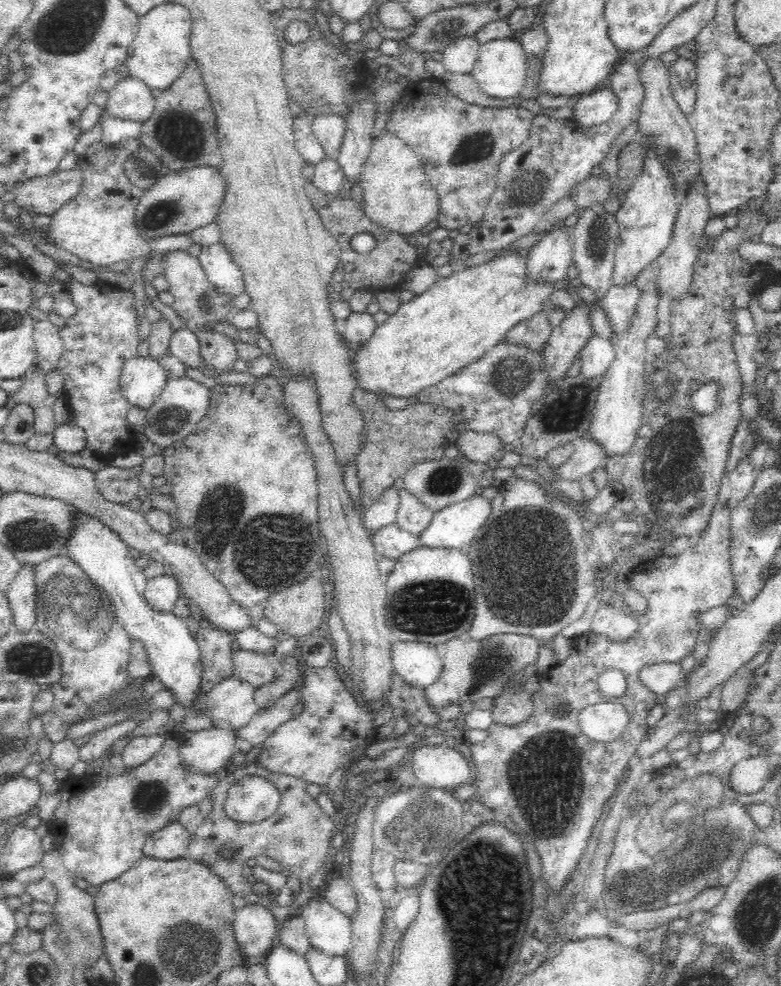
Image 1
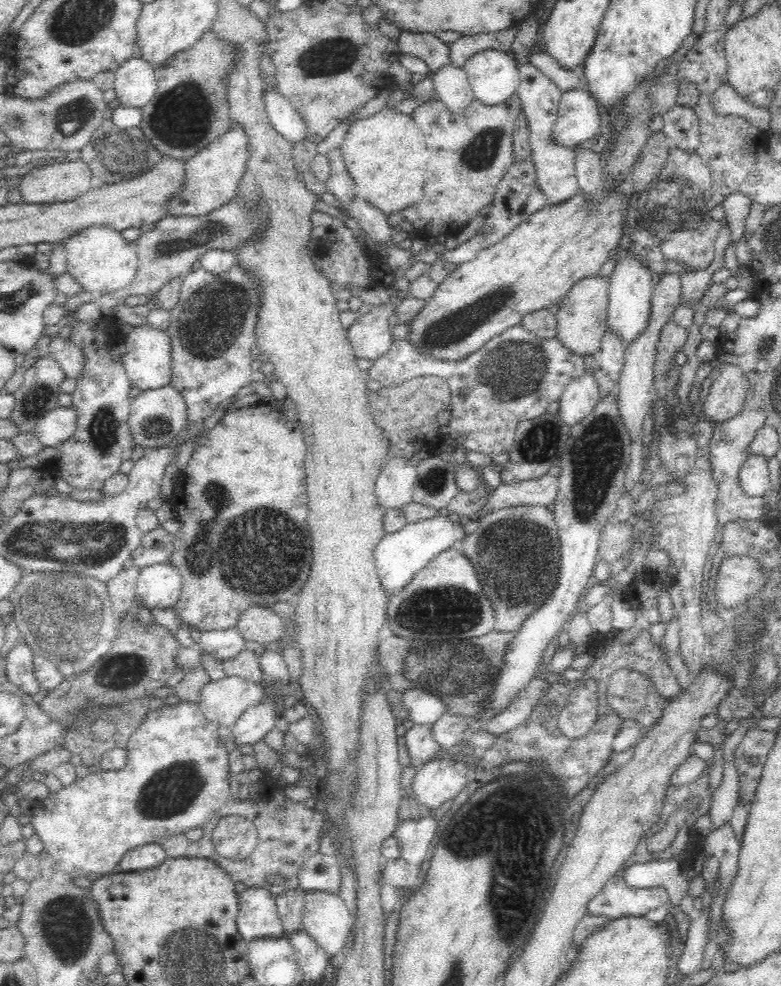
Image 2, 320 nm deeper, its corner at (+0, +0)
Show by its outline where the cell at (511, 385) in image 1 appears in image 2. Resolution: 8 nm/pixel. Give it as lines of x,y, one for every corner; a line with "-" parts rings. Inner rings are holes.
519,325
492,338
478,352
461,361
439,361
437,358
424,357
407,338
394,340
390,348
368,368
366,375
367,379
377,380
384,387
396,386
414,377
442,377
451,392
451,418
444,429
445,434
459,441
466,450
491,456
508,453
515,439
517,422
542,416
550,402
561,398
570,379
579,377
587,370
587,363
587,358
568,350
556,337
545,339

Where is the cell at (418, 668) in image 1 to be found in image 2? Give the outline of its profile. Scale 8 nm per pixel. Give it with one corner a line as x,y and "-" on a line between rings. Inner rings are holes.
418,685
403,692
403,706
414,723
434,723
446,710
444,701
438,695

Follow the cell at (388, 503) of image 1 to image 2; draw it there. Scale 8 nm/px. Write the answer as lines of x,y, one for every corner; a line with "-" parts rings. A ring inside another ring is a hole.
393,458
383,464
375,484
377,503
385,510
403,509
413,501
415,463
408,458

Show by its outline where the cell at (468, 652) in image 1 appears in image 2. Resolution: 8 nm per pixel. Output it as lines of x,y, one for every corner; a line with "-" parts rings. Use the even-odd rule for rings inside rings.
414,723
404,737
410,766
414,769
434,758
441,749
440,743
434,737
434,723

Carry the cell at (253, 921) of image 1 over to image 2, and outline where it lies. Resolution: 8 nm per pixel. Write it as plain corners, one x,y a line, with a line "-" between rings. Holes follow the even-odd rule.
250,888
241,892
238,896
239,911
236,917
237,929
241,937
248,943
258,938
282,937
283,924
281,923
277,904
275,899
269,895
269,892
261,888

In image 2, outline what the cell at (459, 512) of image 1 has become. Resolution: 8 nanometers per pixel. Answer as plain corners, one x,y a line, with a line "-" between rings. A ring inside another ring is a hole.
444,511
438,512
432,518
407,523
401,530
385,534
376,546
373,552
376,569
388,594
406,586
416,574
416,570
422,570
432,558
451,547
459,547
461,540
467,536
462,522
458,522
457,517
451,517

